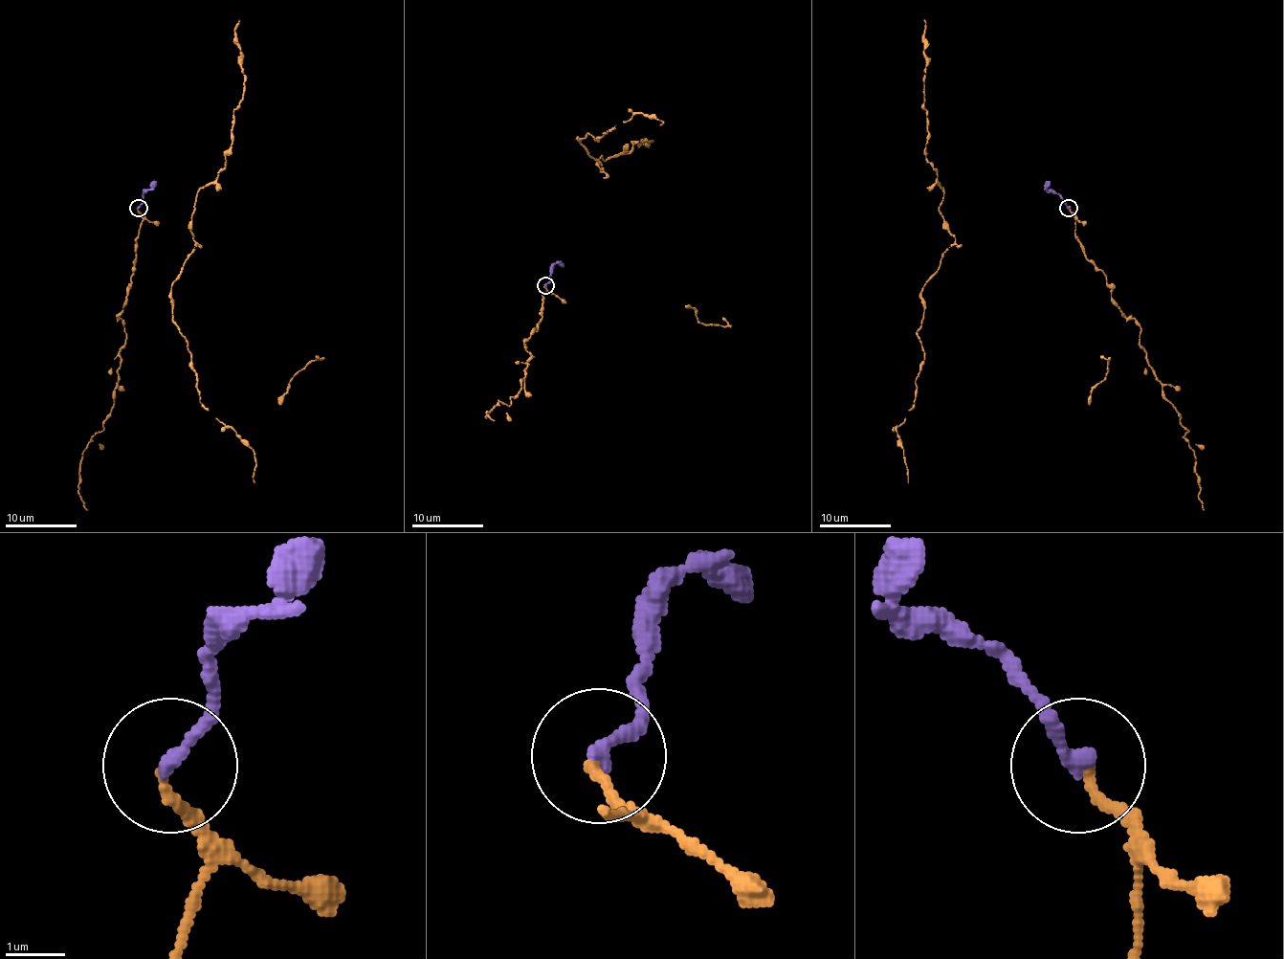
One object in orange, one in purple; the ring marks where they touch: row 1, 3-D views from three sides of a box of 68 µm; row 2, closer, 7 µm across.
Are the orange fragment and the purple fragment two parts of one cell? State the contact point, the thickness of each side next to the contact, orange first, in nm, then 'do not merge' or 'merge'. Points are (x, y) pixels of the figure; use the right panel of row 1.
place (1068, 208); calibres 170 and 260 nm; merge

